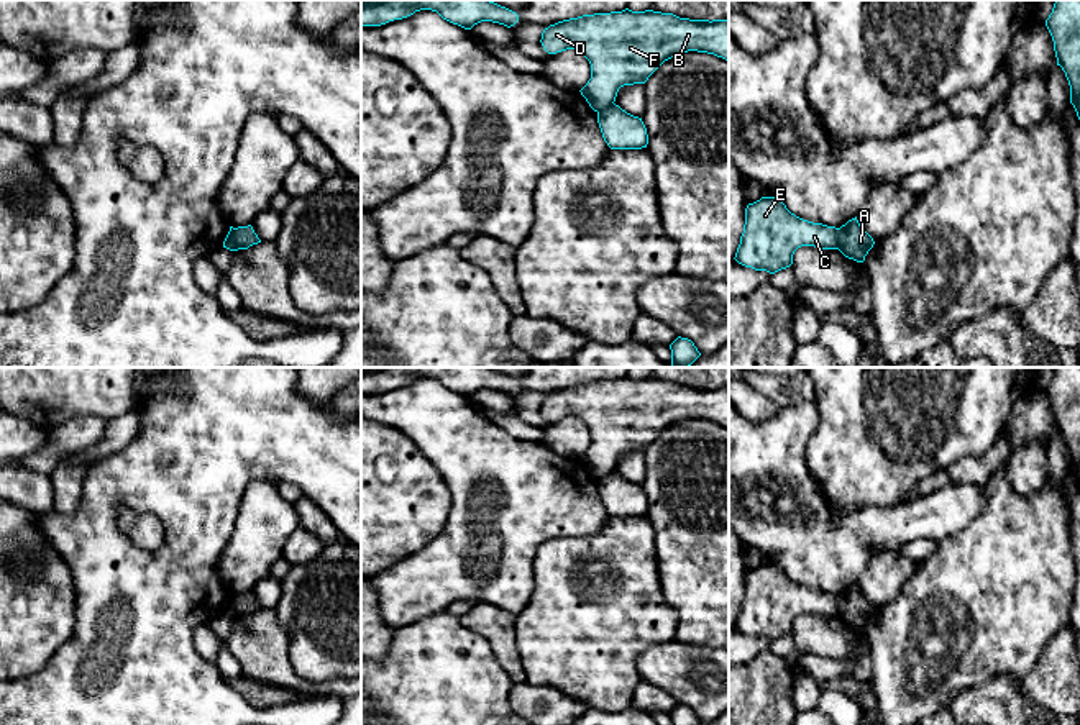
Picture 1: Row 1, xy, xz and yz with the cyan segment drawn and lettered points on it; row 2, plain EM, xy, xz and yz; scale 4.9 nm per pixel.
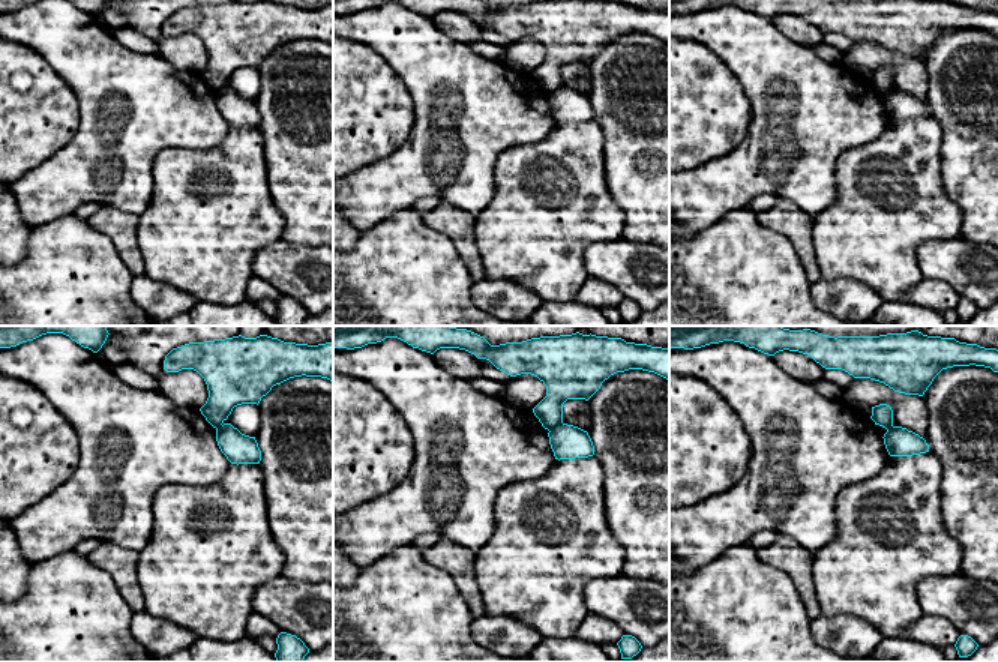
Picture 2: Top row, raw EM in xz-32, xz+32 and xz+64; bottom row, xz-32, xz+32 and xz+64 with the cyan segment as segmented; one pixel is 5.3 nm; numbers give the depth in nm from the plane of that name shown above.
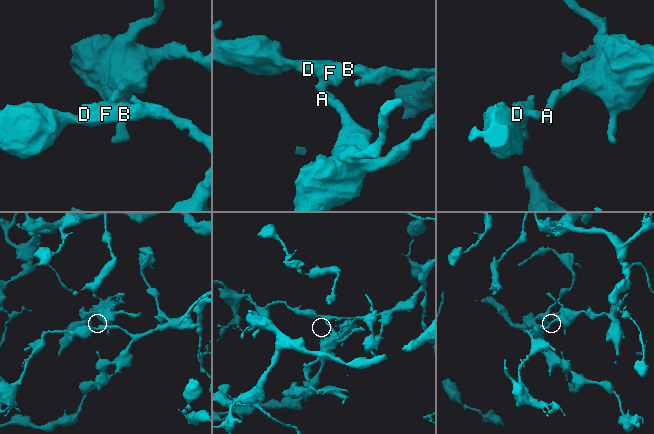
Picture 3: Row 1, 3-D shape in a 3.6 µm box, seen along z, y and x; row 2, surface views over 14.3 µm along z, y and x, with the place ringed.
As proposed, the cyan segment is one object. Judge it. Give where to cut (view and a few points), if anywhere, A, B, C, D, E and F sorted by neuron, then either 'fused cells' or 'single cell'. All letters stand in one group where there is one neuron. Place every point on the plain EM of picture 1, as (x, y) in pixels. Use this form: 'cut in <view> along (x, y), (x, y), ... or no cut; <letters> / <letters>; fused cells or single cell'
cut in xy along (233, 596), (237, 617); A / B C D E F; fused cells

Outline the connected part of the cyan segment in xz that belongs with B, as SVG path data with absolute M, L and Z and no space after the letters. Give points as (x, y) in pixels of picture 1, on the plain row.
M629 376L611 381L583 382L550 392L540 407L548 422L576 417L591 431L591 446L579 458L594 479L614 472L624 453L645 451L668 426L680 420L698 418L729 428L729 389L689 387L673 381L653 377L632 379Z

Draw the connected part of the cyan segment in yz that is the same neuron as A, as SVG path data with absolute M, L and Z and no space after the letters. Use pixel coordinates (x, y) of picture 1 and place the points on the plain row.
M857 584L839 595L839 618L849 627L863 630L873 612L873 605L860 594Z

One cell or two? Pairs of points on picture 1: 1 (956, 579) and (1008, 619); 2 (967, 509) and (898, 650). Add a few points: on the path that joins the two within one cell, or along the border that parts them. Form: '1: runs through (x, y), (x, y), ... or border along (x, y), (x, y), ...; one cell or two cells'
1: runs through (969, 592), (979, 602), (992, 602), (995, 606); one cell
2: border along (983, 507), (967, 525), (938, 540); two cells

